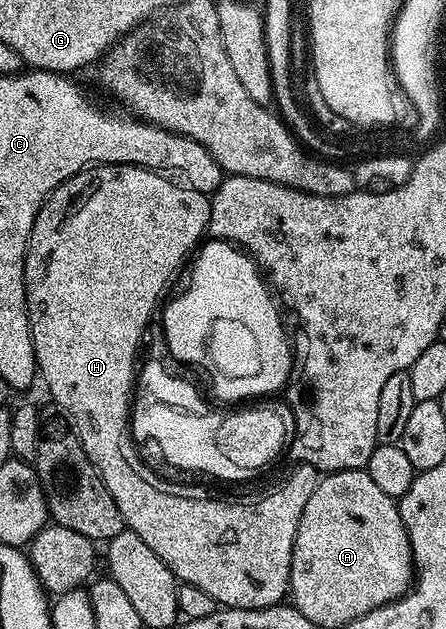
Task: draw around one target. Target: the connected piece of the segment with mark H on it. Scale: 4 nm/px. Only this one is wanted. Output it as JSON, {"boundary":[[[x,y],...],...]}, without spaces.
{"boundary":[[[100,165],[83,173],[75,182],[62,182],[46,197],[46,201],[39,208],[36,220],[32,224],[32,232],[26,249],[26,259],[24,260],[26,315],[30,321],[34,355],[38,361],[38,374],[41,381],[42,378],[46,381],[46,386],[50,389],[55,404],[60,409],[67,410],[70,413],[70,418],[74,421],[75,428],[78,429],[78,438],[82,441],[80,449],[85,454],[86,459],[97,468],[98,474],[102,477],[102,483],[108,488],[116,508],[120,508],[120,516],[125,529],[136,532],[136,536],[140,536],[140,540],[144,540],[144,544],[148,544],[148,548],[152,548],[152,552],[156,552],[156,556],[160,556],[160,560],[164,560],[164,564],[168,564],[168,568],[173,572],[179,583],[196,584],[196,588],[208,592],[208,596],[212,596],[212,600],[216,600],[219,607],[266,609],[269,606],[279,605],[287,597],[290,588],[292,548],[296,540],[296,528],[300,524],[304,504],[308,504],[312,492],[316,492],[320,472],[315,466],[295,465],[293,467],[295,470],[291,472],[290,479],[285,479],[282,482],[282,487],[277,496],[270,498],[270,502],[262,502],[262,506],[218,506],[218,502],[190,502],[186,498],[174,498],[172,492],[165,494],[155,472],[153,474],[142,463],[142,458],[138,455],[137,450],[139,447],[132,437],[132,387],[136,382],[134,357],[138,354],[138,345],[142,342],[142,333],[145,332],[146,325],[149,324],[150,317],[154,314],[154,309],[159,309],[158,297],[161,296],[162,289],[169,284],[170,277],[178,270],[178,265],[186,257],[189,259],[192,251],[199,245],[196,239],[190,238],[190,234],[205,235],[210,224],[210,198],[190,189],[185,184],[177,186],[174,182],[177,181],[171,180],[165,173],[157,170],[146,170],[142,166]]]}

